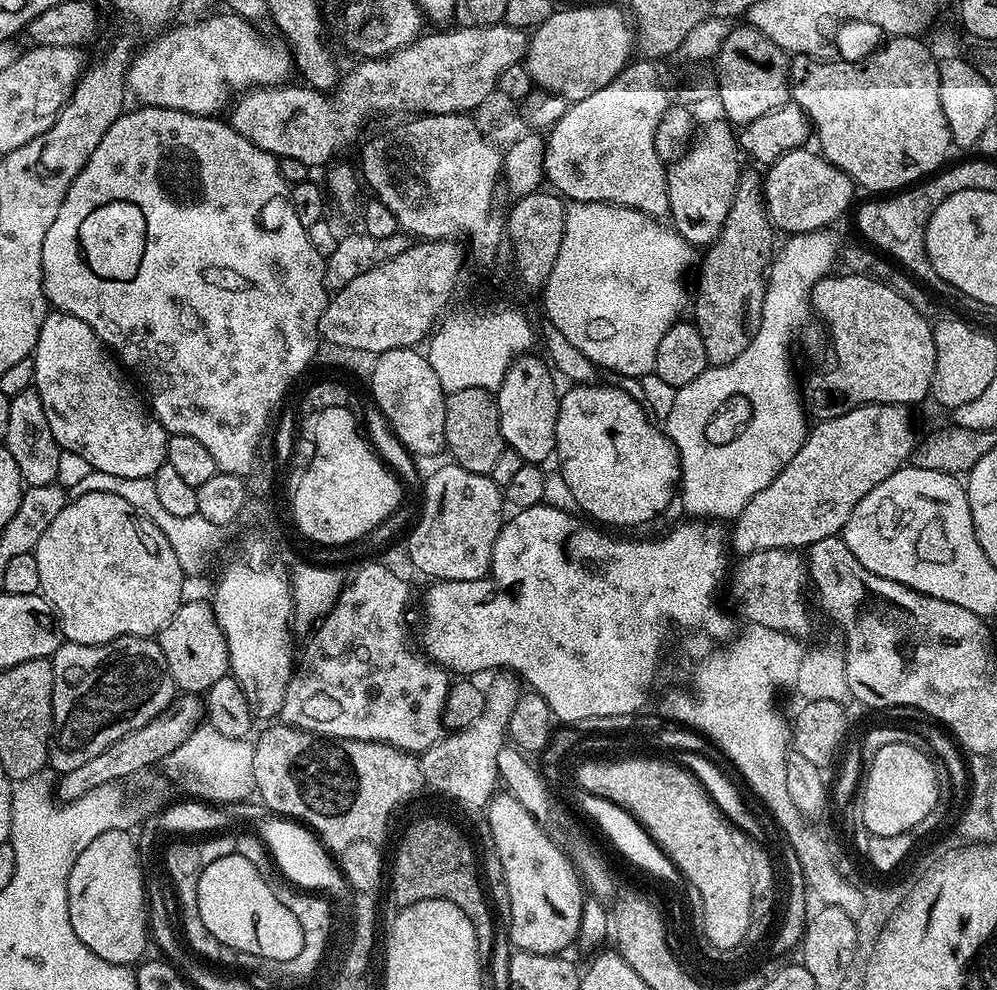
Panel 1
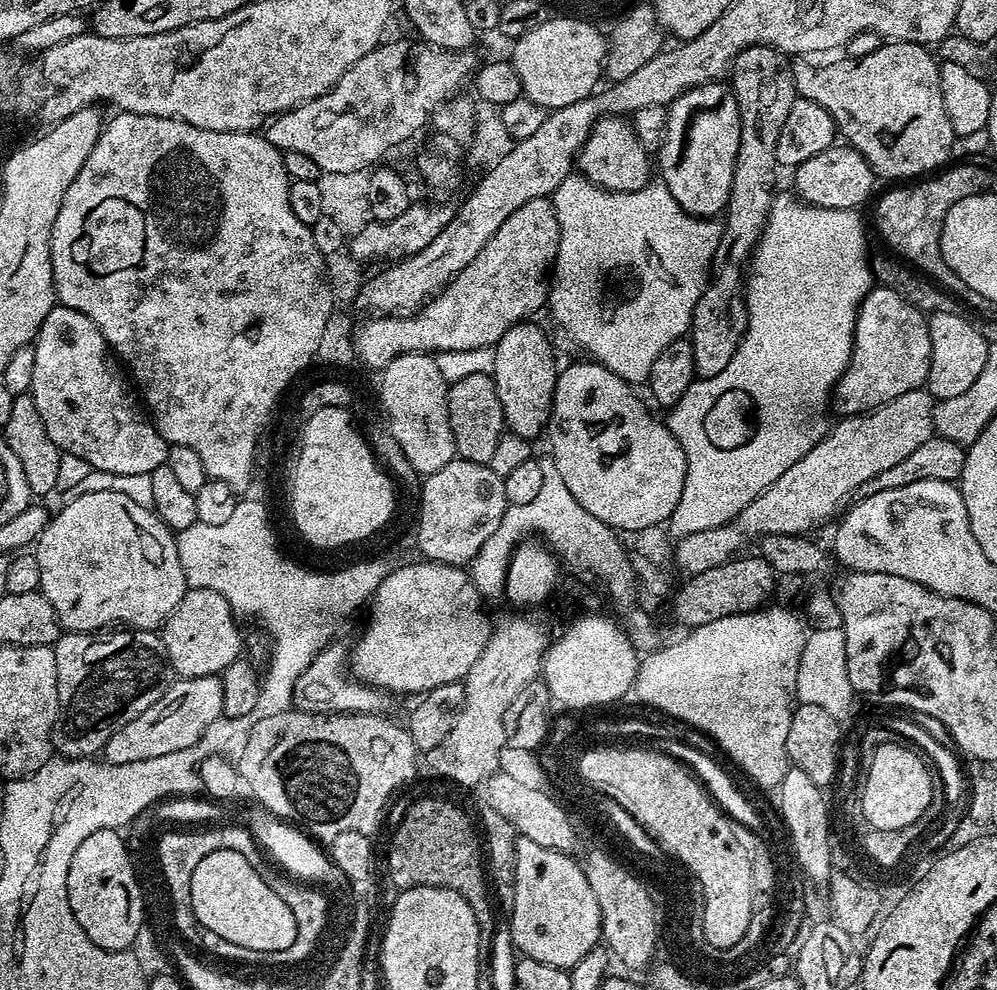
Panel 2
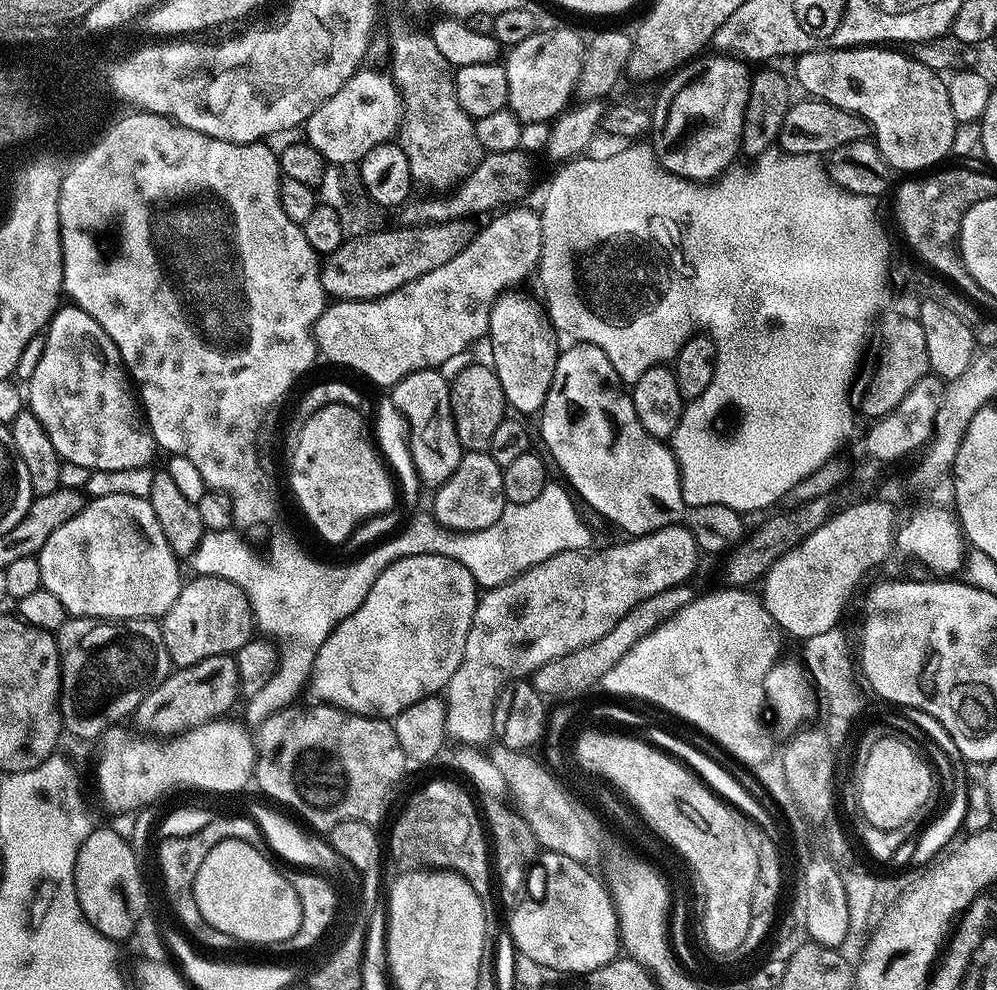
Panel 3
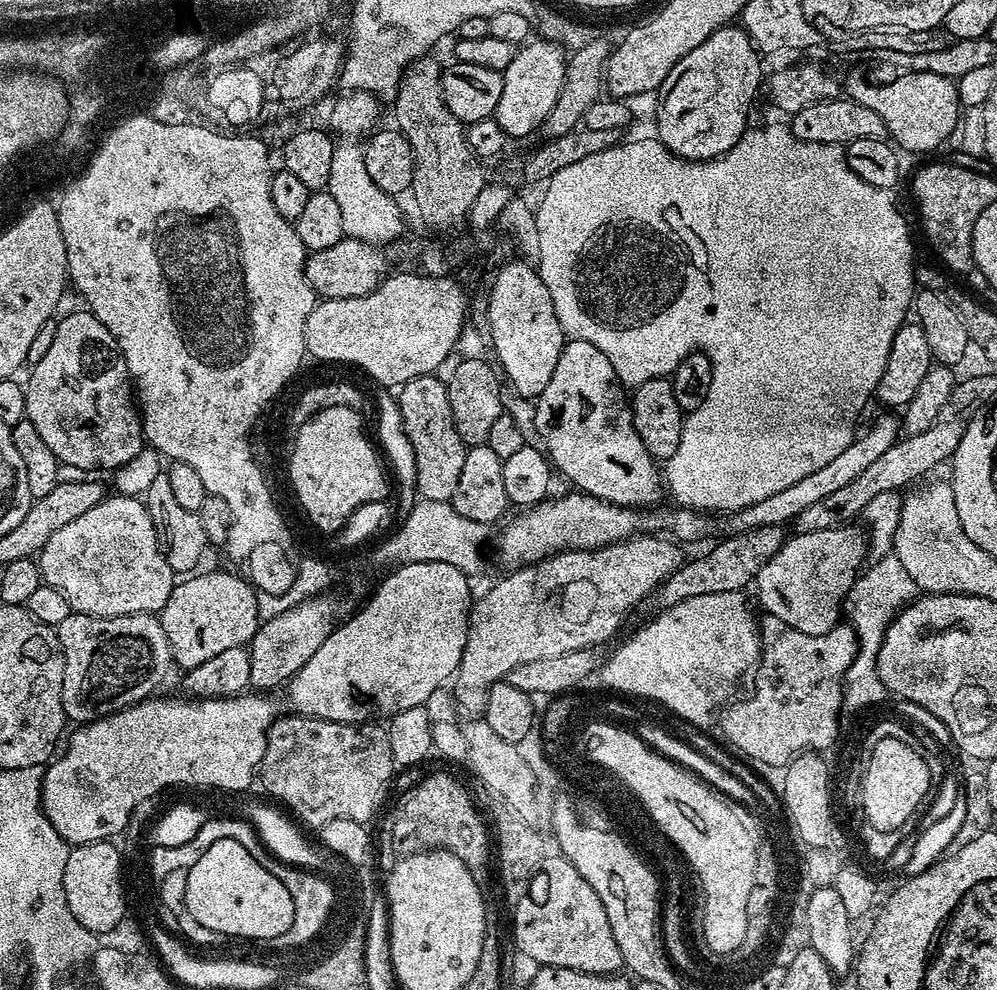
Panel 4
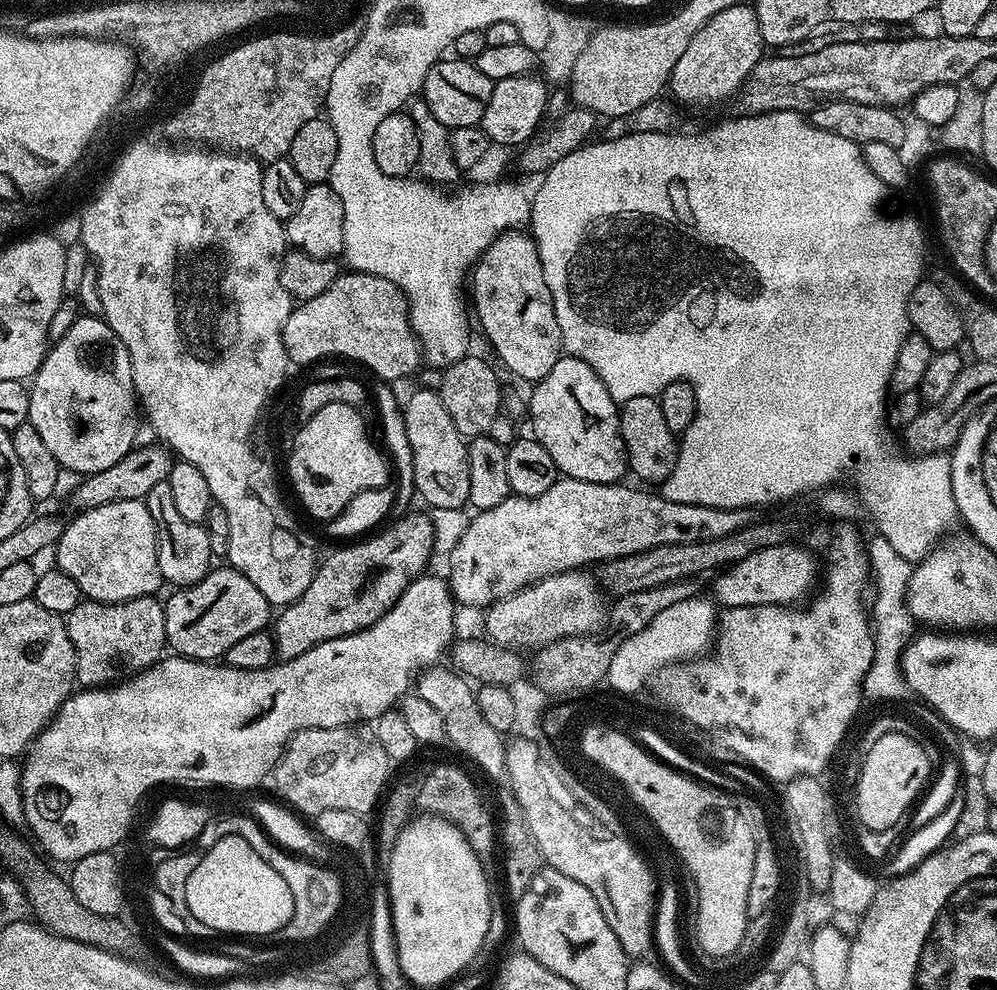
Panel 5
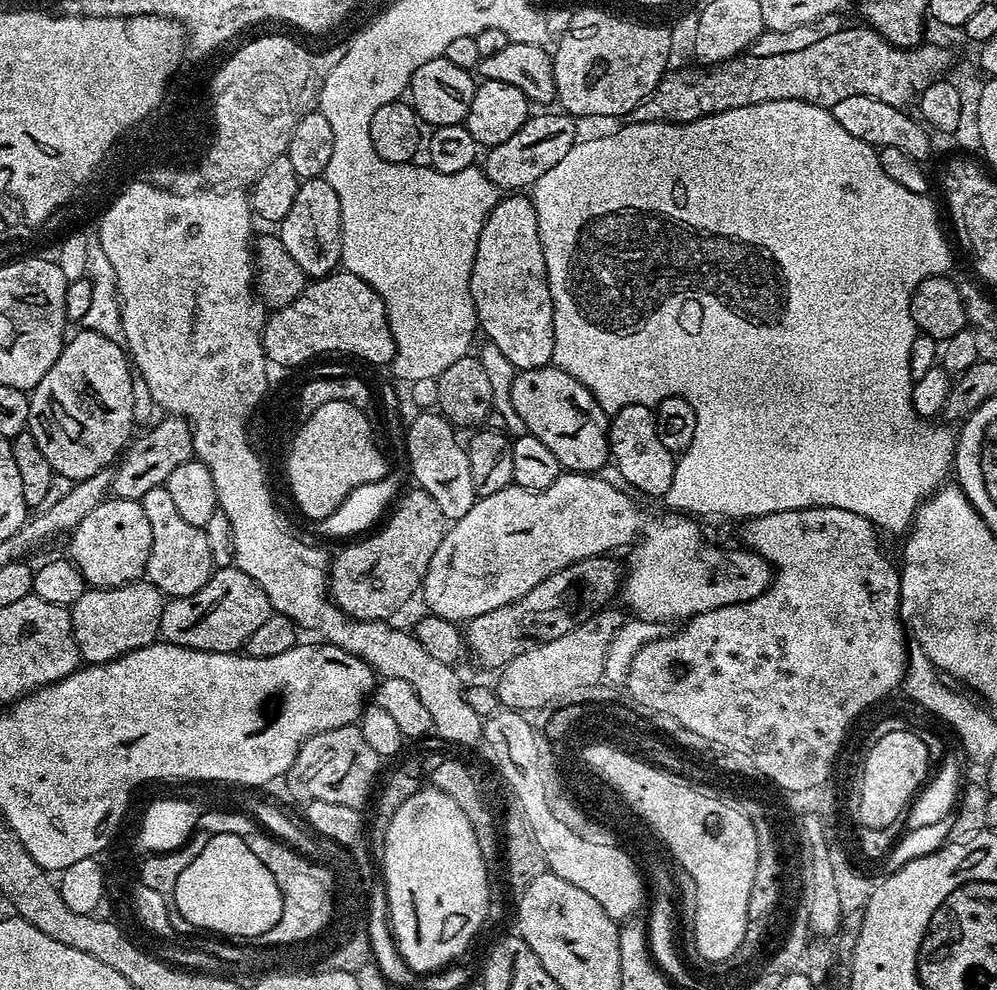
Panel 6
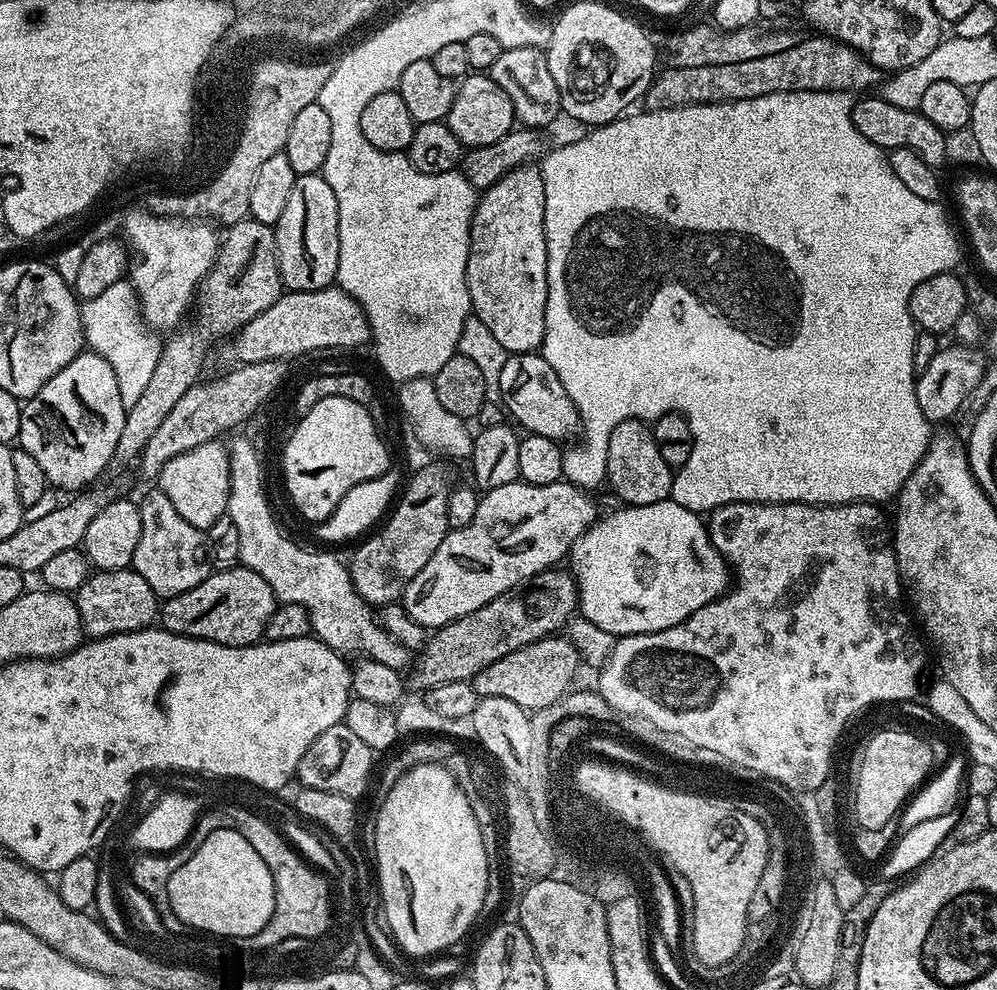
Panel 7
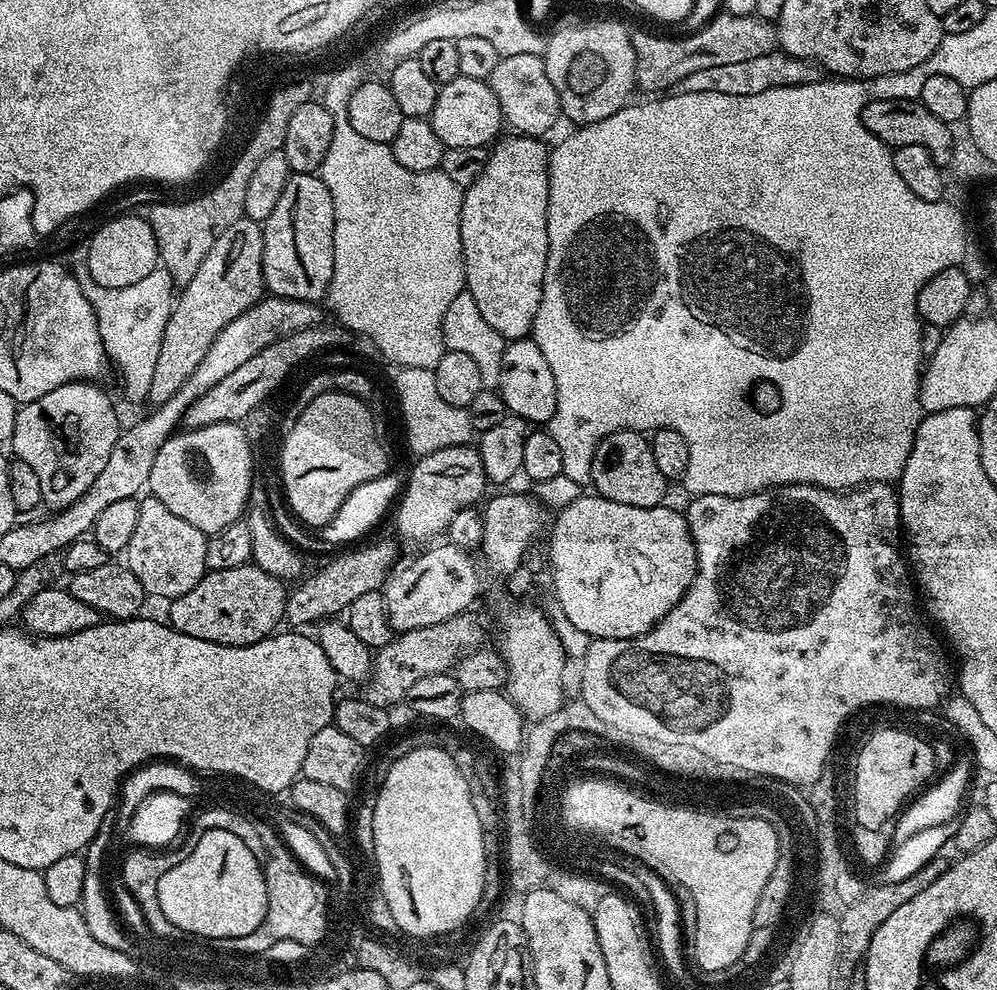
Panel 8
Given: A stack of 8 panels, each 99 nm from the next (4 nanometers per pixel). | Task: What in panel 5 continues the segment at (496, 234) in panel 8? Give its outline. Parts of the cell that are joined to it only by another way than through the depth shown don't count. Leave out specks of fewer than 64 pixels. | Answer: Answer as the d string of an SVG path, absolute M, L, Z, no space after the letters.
M524 230L502 233L480 255L473 276L470 292L474 294L474 316L480 319L480 328L492 343L497 358L524 380L535 382L546 378L554 370L554 362L561 358L562 345L550 286L546 286L535 240Z

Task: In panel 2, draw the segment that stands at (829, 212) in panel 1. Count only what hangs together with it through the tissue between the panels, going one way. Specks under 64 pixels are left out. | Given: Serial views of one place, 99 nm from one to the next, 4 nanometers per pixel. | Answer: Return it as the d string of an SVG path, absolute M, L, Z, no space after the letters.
M844 142L833 144L832 147L822 150L822 154L814 154L814 158L806 158L806 162L794 169L793 176L796 176L792 180L793 186L797 188L795 191L817 208L859 209L859 204L867 202L872 187L878 183L878 177L864 155Z

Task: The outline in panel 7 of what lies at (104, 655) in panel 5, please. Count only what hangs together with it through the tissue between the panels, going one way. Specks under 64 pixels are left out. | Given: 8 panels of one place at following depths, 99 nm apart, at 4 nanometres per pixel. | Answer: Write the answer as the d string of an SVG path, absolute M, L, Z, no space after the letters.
M132 568L113 572L93 571L86 582L74 594L78 614L82 618L84 635L88 638L106 638L114 634L137 632L153 627L158 616L158 597L150 590L150 582Z

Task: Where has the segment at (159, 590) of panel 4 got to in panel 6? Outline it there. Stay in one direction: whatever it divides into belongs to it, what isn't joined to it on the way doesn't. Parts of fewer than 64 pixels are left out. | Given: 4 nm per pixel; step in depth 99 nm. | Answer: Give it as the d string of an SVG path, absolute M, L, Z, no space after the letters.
M103 500L78 526L73 528L68 540L67 559L82 574L85 585L94 588L113 588L133 584L148 571L150 558L150 518L138 500Z

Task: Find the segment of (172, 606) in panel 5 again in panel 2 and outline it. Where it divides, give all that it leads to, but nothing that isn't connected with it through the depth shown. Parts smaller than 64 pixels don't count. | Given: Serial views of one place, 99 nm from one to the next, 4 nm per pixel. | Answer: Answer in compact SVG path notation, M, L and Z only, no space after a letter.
M188 588L185 591L182 602L178 602L178 606L174 606L174 610L168 615L167 620L162 625L162 639L164 641L164 649L168 655L168 661L172 663L173 673L180 678L202 678L203 676L220 676L226 670L226 666L230 666L230 662L241 659L242 652L240 647L243 646L244 640L240 637L240 628L236 625L238 621L237 613L233 612L230 602L226 602L226 598L222 598L222 594L218 594L218 590L206 590L205 588Z

